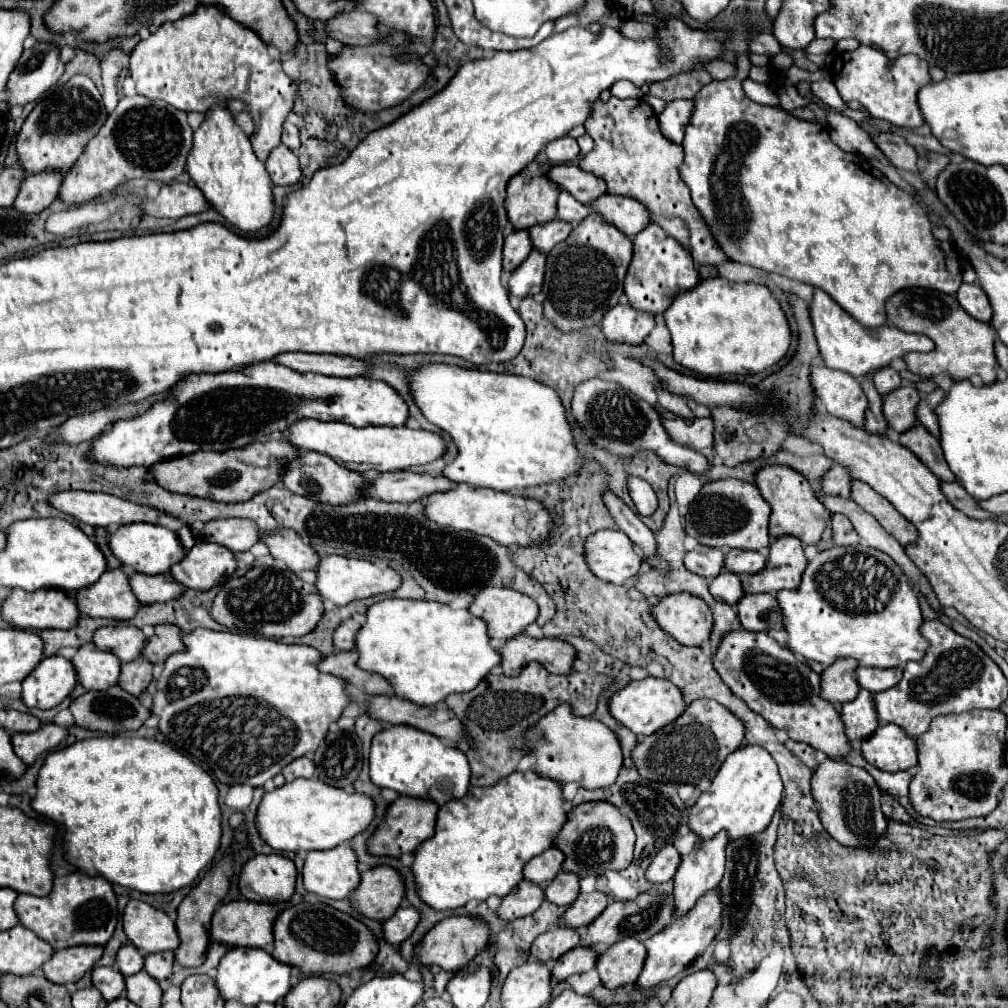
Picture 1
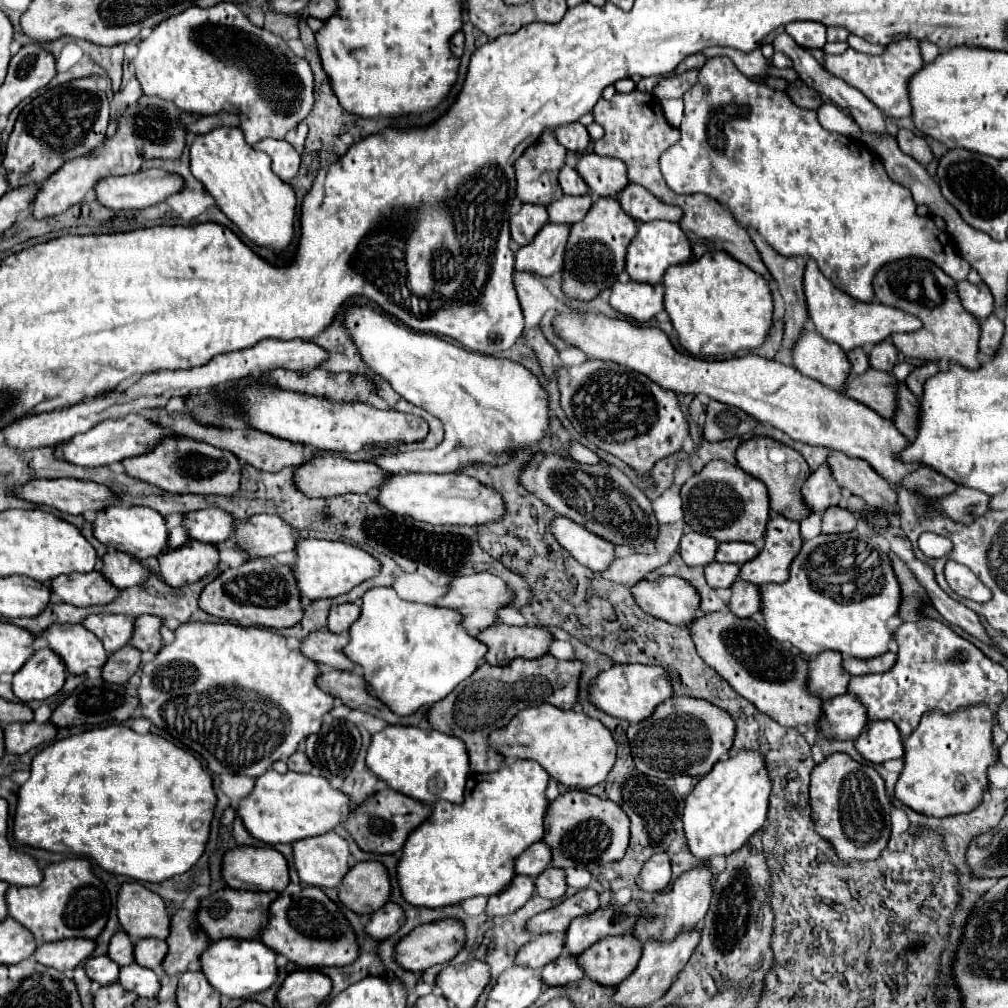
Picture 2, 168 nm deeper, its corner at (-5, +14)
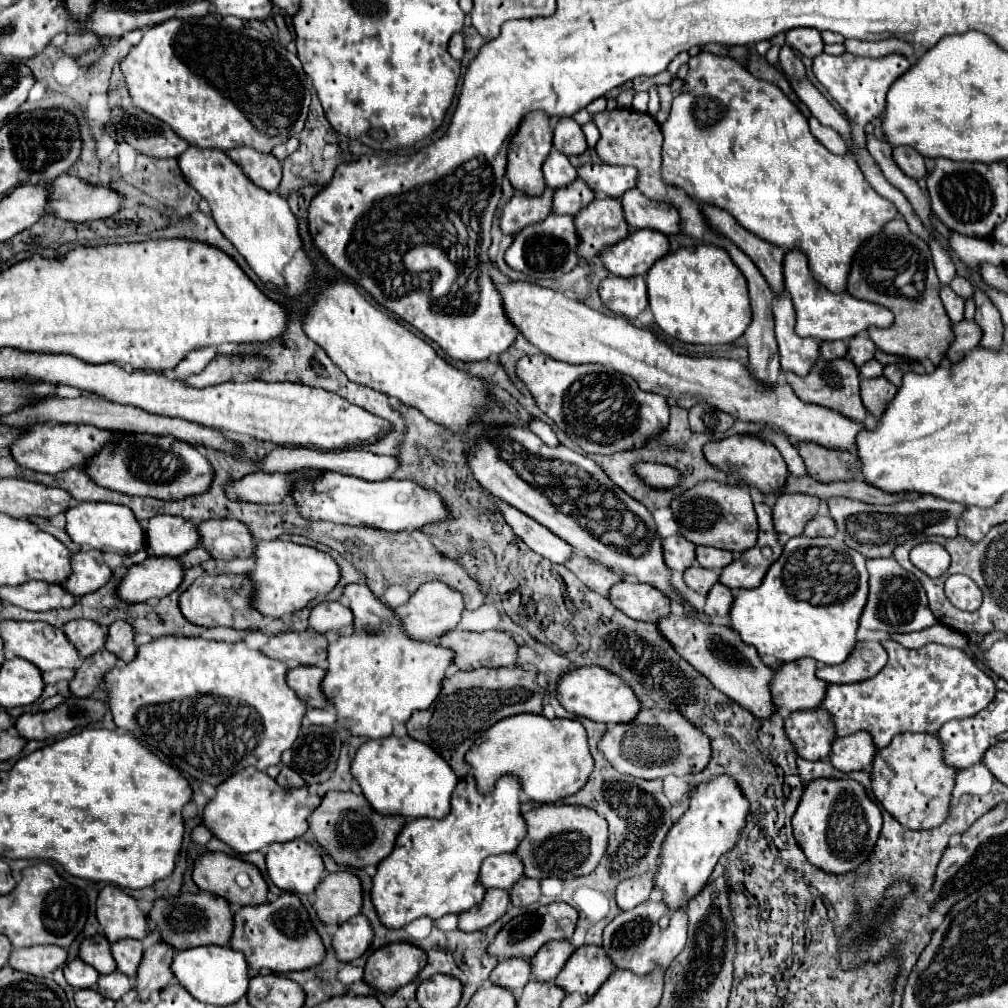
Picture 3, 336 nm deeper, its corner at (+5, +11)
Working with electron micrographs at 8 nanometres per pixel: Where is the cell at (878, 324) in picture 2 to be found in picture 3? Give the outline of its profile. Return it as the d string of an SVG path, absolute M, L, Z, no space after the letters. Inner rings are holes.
M790 250L784 256L784 284L796 308L796 332L806 338L818 338L818 342L834 342L834 340L850 340L856 334L868 330L870 326L890 328L894 324L894 316L888 308L872 302L858 300L850 294L834 294L826 290L822 284L816 284L808 270L808 260L798 250Z

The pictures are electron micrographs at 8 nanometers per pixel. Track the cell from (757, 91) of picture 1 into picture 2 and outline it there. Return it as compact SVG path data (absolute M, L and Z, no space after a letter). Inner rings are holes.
M824 103L822 109L818 109L818 121L826 131L832 131L838 135L846 135L846 137L854 137L854 139L860 139L860 135L862 135L862 133L858 133L860 131L858 123L850 115L842 113L832 103Z

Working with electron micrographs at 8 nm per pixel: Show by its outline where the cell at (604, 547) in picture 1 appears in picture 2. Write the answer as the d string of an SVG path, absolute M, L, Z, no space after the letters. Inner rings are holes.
M554 517L550 521L550 533L554 539L564 547L578 563L586 565L588 569L602 571L614 559L614 547L592 533L586 533L580 525L572 525L566 517Z

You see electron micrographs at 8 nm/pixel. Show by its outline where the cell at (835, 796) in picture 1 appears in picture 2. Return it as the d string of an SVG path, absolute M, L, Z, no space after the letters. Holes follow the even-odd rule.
M844 753L826 757L812 771L810 807L816 833L826 839L842 861L870 861L876 859L890 839L888 813L892 803L886 795L882 777Z

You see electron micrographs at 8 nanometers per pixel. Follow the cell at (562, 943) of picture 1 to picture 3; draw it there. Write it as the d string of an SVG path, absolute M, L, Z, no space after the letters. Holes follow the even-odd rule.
M508 958L500 960L490 974L490 982L520 992L532 978L532 968L528 968L528 958Z

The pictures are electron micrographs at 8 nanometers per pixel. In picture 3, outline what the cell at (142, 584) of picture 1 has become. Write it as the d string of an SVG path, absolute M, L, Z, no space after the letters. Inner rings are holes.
M88 548L78 554L72 554L72 574L64 586L76 596L84 596L108 584L110 578L112 570L104 562L104 554Z

